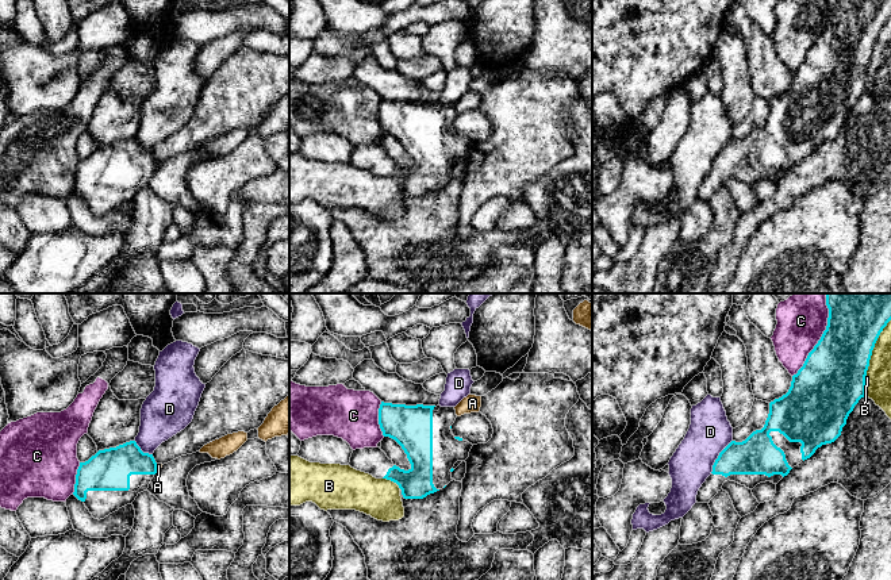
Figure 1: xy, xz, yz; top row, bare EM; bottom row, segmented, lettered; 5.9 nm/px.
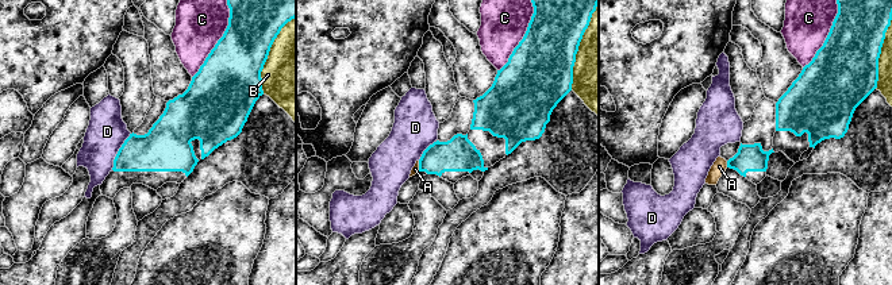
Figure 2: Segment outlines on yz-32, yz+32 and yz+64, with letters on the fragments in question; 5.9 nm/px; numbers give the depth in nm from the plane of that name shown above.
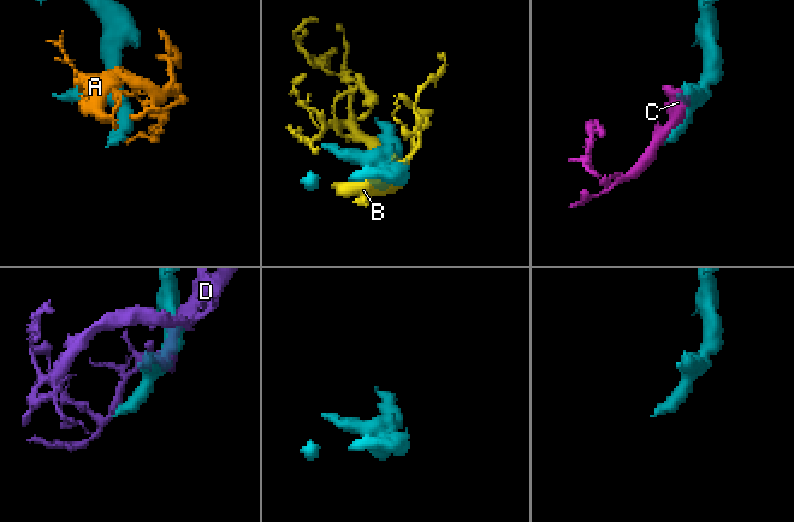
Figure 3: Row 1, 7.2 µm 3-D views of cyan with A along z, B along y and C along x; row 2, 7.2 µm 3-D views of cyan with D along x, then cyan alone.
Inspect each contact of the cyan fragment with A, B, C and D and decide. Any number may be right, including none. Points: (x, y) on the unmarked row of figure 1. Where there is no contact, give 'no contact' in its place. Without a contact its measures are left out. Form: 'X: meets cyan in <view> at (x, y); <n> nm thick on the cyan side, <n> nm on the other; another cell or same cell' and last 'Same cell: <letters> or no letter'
A: meets cyan in xy at (156, 165); 220 nm thick on the cyan side, 30 nm on the other; another cell
B: meets cyan in yz at (870, 54); 380 nm thick on the cyan side, 160 nm on the other; another cell
C: meets cyan in yz at (820, 37); 380 nm thick on the cyan side, 280 nm on the other; another cell
D: meets cyan in yz at (718, 153); 240 nm thick on the cyan side, 260 nm on the other; another cell
Same cell: no letter

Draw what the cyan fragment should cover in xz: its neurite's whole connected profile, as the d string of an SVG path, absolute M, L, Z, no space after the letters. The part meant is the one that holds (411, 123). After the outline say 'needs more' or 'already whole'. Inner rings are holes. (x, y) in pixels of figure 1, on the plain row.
M381 99L379 122L383 132L402 143L411 165L400 166L380 145L353 147L349 162L396 180L404 196L423 196L453 178L454 161L469 154L473 142L452 131L456 115L454 104Z | needs more

